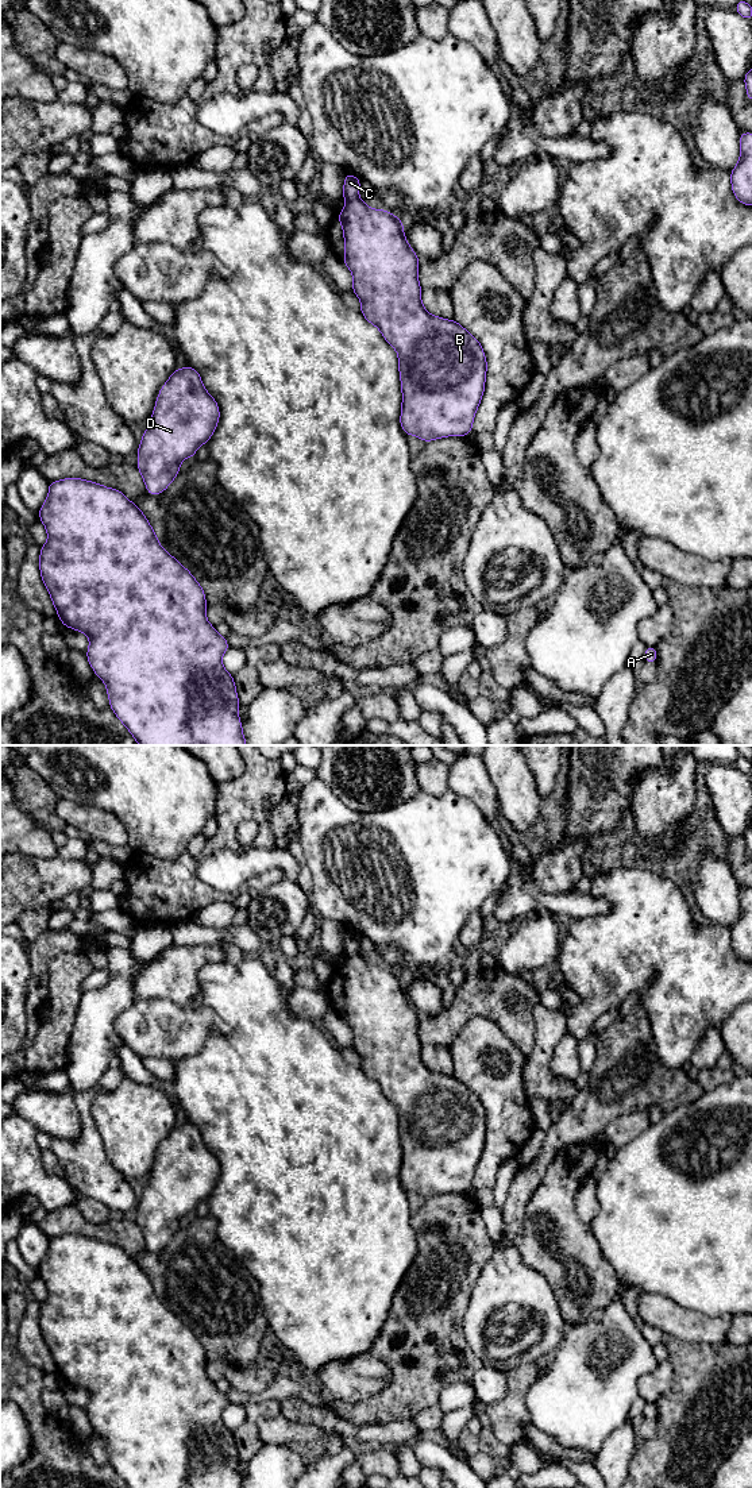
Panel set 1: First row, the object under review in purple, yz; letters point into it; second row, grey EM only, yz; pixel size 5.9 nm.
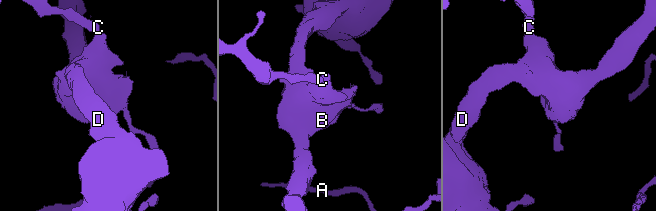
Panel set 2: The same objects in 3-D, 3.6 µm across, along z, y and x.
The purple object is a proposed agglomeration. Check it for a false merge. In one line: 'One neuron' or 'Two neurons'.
Two neurons

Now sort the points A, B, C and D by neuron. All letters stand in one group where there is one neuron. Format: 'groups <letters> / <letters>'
groups A B D / C

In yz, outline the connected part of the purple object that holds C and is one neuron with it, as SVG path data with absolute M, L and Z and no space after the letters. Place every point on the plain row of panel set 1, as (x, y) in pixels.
M344 930L343 955L354 956L359 952L360 936L351 930Z

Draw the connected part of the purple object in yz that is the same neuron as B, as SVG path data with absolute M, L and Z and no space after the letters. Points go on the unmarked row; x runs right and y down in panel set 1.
M358 953L346 956L336 976L342 979L343 1018L352 1029L352 1048L360 1056L360 1068L398 1111L402 1187L425 1199L468 1191L483 1153L487 1127L481 1099L458 1078L432 1072L424 1064L417 1033L419 1013L405 994L404 979L396 971L373 965Z

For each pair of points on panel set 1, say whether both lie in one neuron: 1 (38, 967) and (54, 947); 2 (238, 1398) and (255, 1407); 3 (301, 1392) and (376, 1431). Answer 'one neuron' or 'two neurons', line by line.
1: one neuron
2: two neurons
3: two neurons

